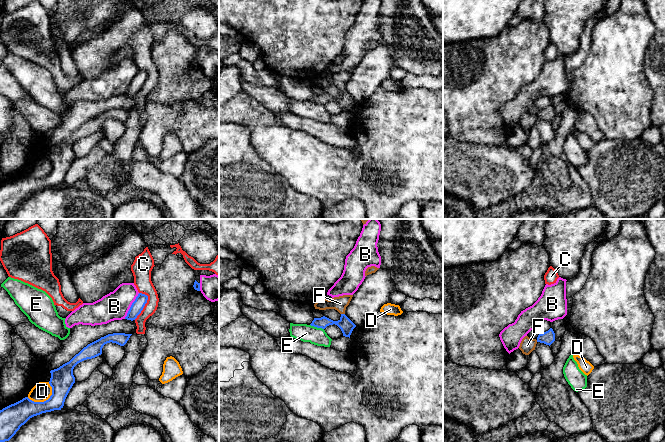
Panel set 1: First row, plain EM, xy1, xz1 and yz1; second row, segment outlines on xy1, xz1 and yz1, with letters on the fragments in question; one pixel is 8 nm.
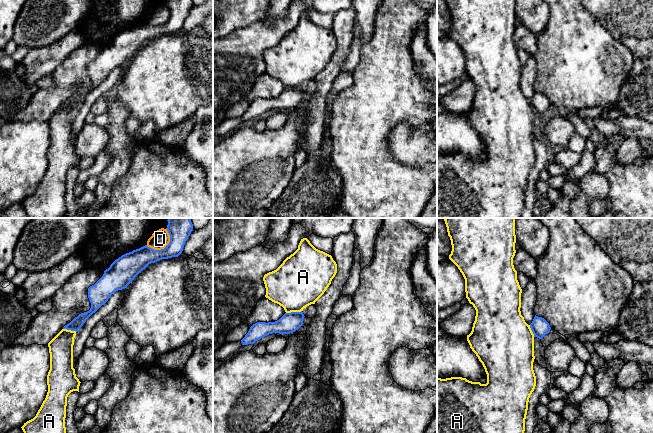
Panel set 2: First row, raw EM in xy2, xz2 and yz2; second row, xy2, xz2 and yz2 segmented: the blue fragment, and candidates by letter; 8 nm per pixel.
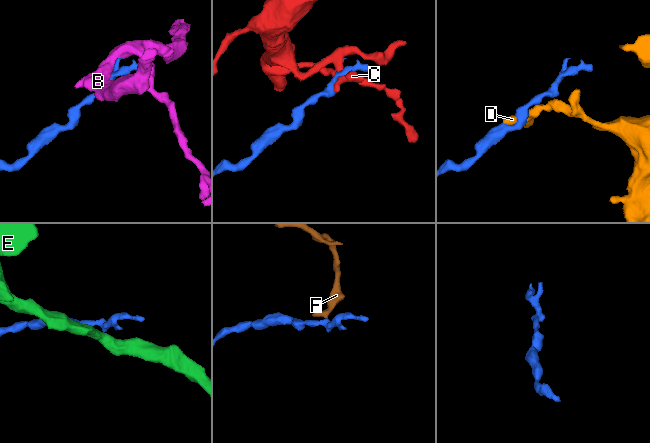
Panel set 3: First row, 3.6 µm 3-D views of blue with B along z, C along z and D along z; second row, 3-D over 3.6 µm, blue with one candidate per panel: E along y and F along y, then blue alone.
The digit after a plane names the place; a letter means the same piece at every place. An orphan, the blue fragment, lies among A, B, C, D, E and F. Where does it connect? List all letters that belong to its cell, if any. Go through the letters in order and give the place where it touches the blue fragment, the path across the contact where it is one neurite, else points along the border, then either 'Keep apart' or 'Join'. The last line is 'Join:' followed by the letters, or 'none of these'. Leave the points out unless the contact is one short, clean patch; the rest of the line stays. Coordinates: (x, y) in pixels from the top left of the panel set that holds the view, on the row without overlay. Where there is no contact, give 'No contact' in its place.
A: Touches blue at xz2 (293, 88). Boundary: xz2 (301, 86), (286, 89). Keep apart
B: Touches blue at xy1 (131, 82). Keep apart
C: Touches blue at xy1 (144, 81). Keep apart
D: Touches blue at xy1 (44, 177). Boundary: xy1 (52, 163), (52, 169), (43, 177), (32, 177), (27, 173). Keep apart
E: Touches blue at xz1 (317, 103). Boundary: xz1 (310, 100), (323, 105). Keep apart
F: Touches blue at xz1 (343, 90). Path across: xz1 (345, 100), (343, 90), (340, 79). Join
Join: F

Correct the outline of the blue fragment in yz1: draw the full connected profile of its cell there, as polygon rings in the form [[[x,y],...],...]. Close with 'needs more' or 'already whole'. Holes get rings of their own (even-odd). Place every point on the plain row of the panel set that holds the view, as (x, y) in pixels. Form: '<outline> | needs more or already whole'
[[[552,104],[548,107],[539,110],[537,113],[537,118],[544,119],[546,121],[551,121],[555,117],[555,109]]] | already whole

